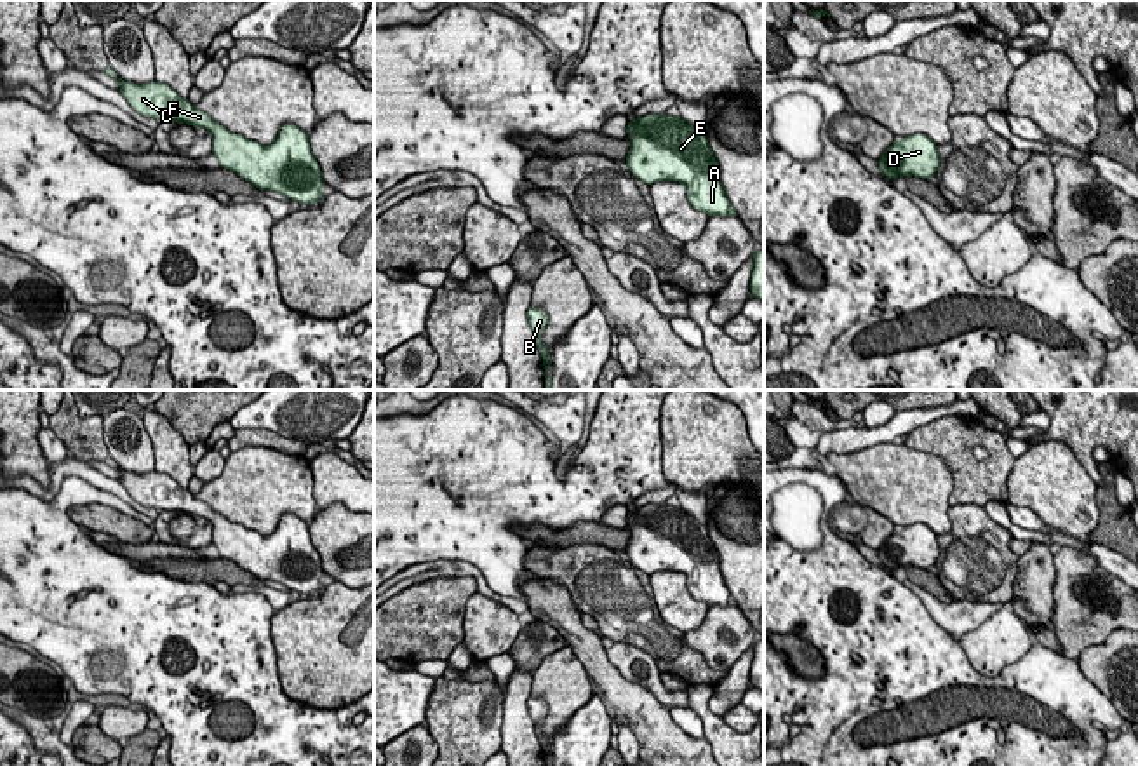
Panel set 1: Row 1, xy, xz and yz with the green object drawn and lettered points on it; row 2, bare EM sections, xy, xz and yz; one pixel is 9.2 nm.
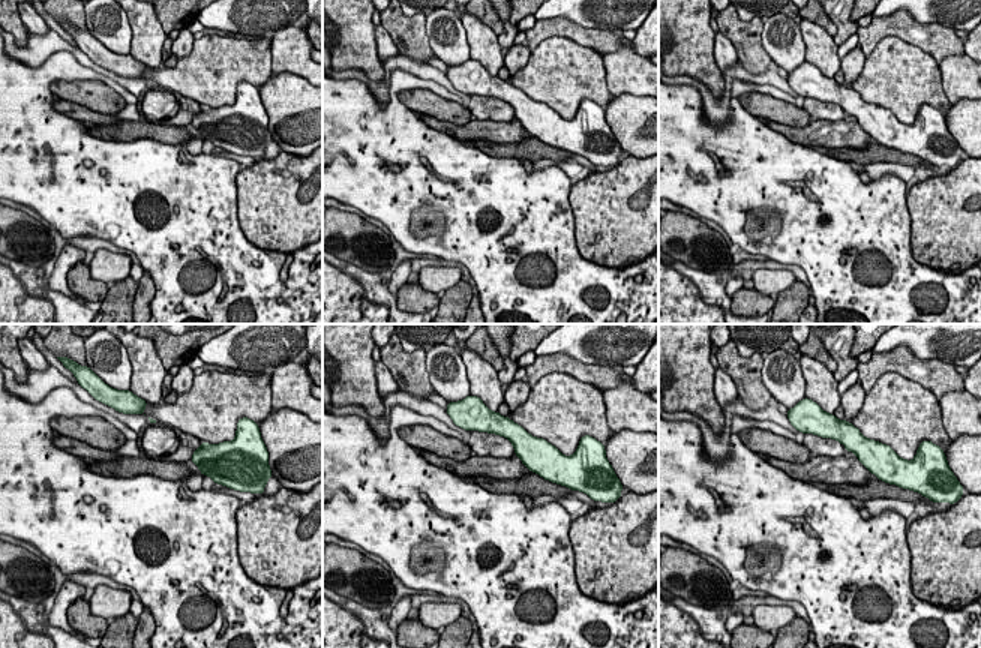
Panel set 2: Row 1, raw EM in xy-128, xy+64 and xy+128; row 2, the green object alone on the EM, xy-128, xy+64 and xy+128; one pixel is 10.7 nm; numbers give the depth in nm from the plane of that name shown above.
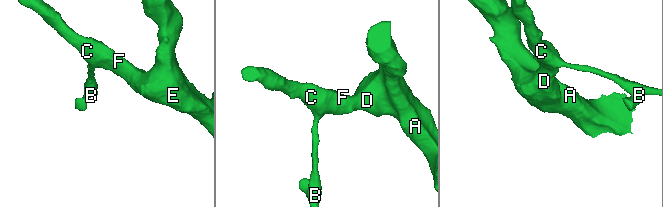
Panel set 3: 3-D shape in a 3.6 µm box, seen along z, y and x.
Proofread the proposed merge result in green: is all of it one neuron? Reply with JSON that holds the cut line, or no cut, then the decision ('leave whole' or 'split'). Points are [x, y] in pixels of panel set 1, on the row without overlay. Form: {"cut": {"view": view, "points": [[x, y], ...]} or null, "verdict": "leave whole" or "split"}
{"cut": null, "verdict": "leave whole"}

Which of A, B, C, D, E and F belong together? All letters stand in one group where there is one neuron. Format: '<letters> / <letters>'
A B C D E F

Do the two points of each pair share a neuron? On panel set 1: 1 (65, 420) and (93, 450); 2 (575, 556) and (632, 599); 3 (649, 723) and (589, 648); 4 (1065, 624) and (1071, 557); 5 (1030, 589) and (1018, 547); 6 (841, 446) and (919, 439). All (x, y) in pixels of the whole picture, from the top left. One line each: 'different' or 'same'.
1: same
2: same
3: same
4: same
5: different
6: different

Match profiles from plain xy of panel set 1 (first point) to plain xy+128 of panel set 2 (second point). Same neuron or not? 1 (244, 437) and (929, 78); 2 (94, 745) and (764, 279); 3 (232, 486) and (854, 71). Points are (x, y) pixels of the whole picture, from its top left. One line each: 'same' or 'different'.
1: different
2: different
3: different

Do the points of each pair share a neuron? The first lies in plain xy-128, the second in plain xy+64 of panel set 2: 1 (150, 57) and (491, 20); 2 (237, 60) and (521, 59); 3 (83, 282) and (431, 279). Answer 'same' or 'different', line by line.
1: different
2: different
3: different

